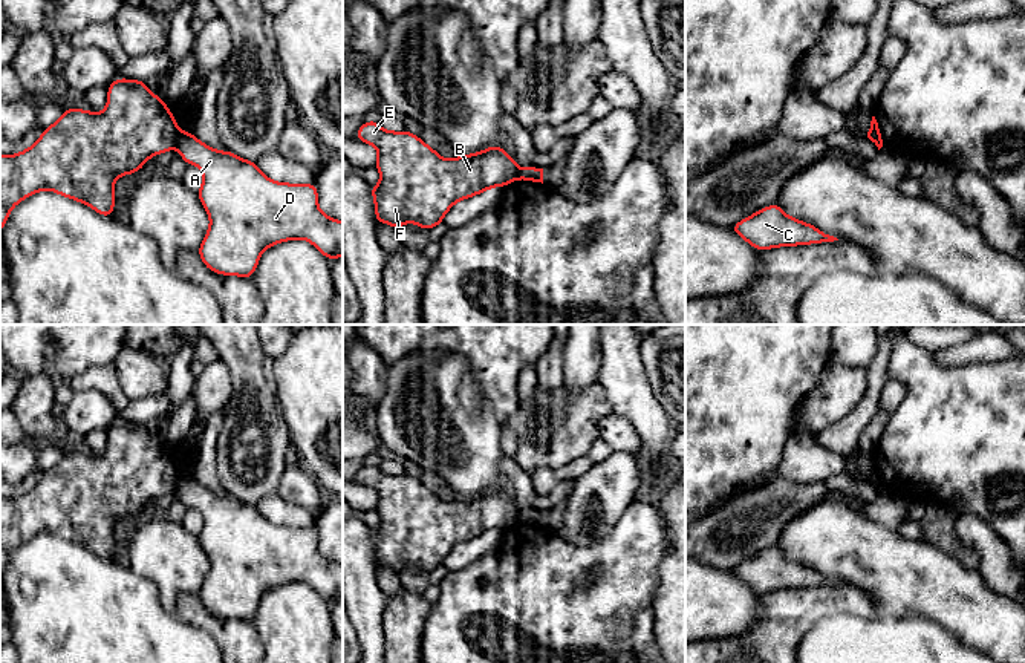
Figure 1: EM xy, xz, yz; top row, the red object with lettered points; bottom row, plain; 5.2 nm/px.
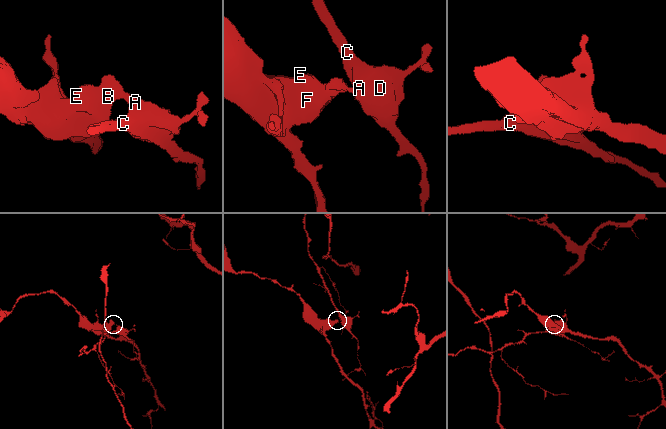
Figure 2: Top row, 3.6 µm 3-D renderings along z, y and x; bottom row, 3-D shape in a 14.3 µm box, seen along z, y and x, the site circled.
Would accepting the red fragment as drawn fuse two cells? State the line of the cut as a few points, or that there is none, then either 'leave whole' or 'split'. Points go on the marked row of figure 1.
xy (179, 132), (175, 144) | split

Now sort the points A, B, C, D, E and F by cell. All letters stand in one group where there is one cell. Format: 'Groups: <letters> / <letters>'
Groups: A C D / B E F

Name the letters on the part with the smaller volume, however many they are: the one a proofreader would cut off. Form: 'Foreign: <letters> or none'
Foreign: A, C, D

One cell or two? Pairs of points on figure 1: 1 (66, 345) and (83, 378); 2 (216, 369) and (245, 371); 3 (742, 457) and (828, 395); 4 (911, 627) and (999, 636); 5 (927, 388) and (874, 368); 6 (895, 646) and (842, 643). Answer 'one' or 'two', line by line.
1: two
2: two
3: two
4: two
5: two
6: one

